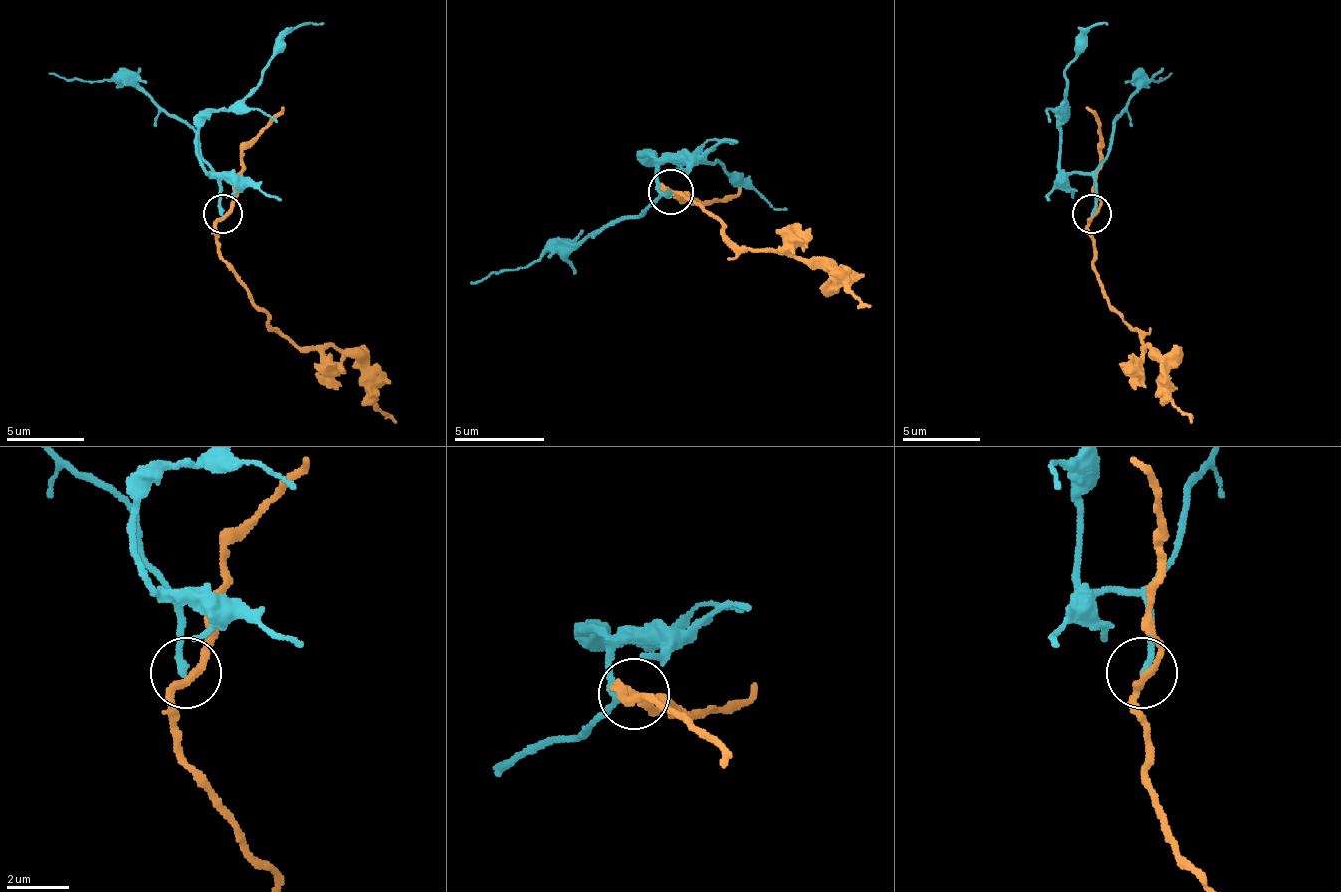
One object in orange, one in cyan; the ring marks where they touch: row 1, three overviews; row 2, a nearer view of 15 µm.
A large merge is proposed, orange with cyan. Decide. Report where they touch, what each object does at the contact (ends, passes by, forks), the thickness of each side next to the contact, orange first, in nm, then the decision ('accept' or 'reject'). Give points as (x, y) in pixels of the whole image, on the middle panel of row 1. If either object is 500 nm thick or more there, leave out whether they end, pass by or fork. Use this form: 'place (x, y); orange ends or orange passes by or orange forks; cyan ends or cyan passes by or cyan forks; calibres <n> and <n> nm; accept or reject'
place (671, 191); orange passes by; cyan ends; calibres 240 and 220 nm; reject

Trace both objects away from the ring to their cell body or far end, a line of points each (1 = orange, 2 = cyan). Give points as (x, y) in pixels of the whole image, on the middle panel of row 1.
1: (669, 190), (669, 194), (701, 203), (737, 244), (759, 253), (818, 262), (872, 307)
2: (669, 190), (665, 194), (651, 154), (642, 154), (660, 163), (714, 163), (737, 172), (786, 208)

